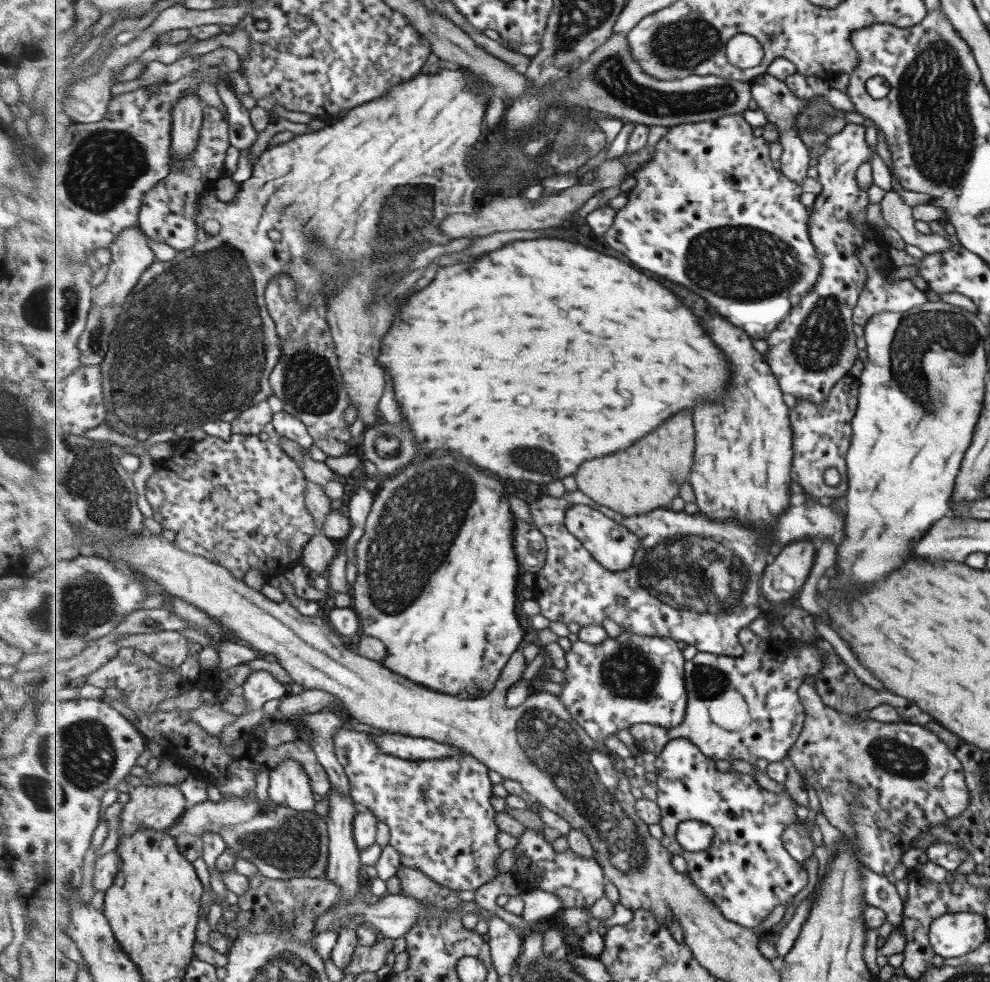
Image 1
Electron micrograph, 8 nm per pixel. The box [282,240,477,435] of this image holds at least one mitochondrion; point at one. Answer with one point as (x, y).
(366, 272)

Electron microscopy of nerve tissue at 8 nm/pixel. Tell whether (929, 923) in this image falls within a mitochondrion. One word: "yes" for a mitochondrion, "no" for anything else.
no

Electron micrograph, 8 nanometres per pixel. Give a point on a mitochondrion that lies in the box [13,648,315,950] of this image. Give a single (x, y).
(83, 753)

